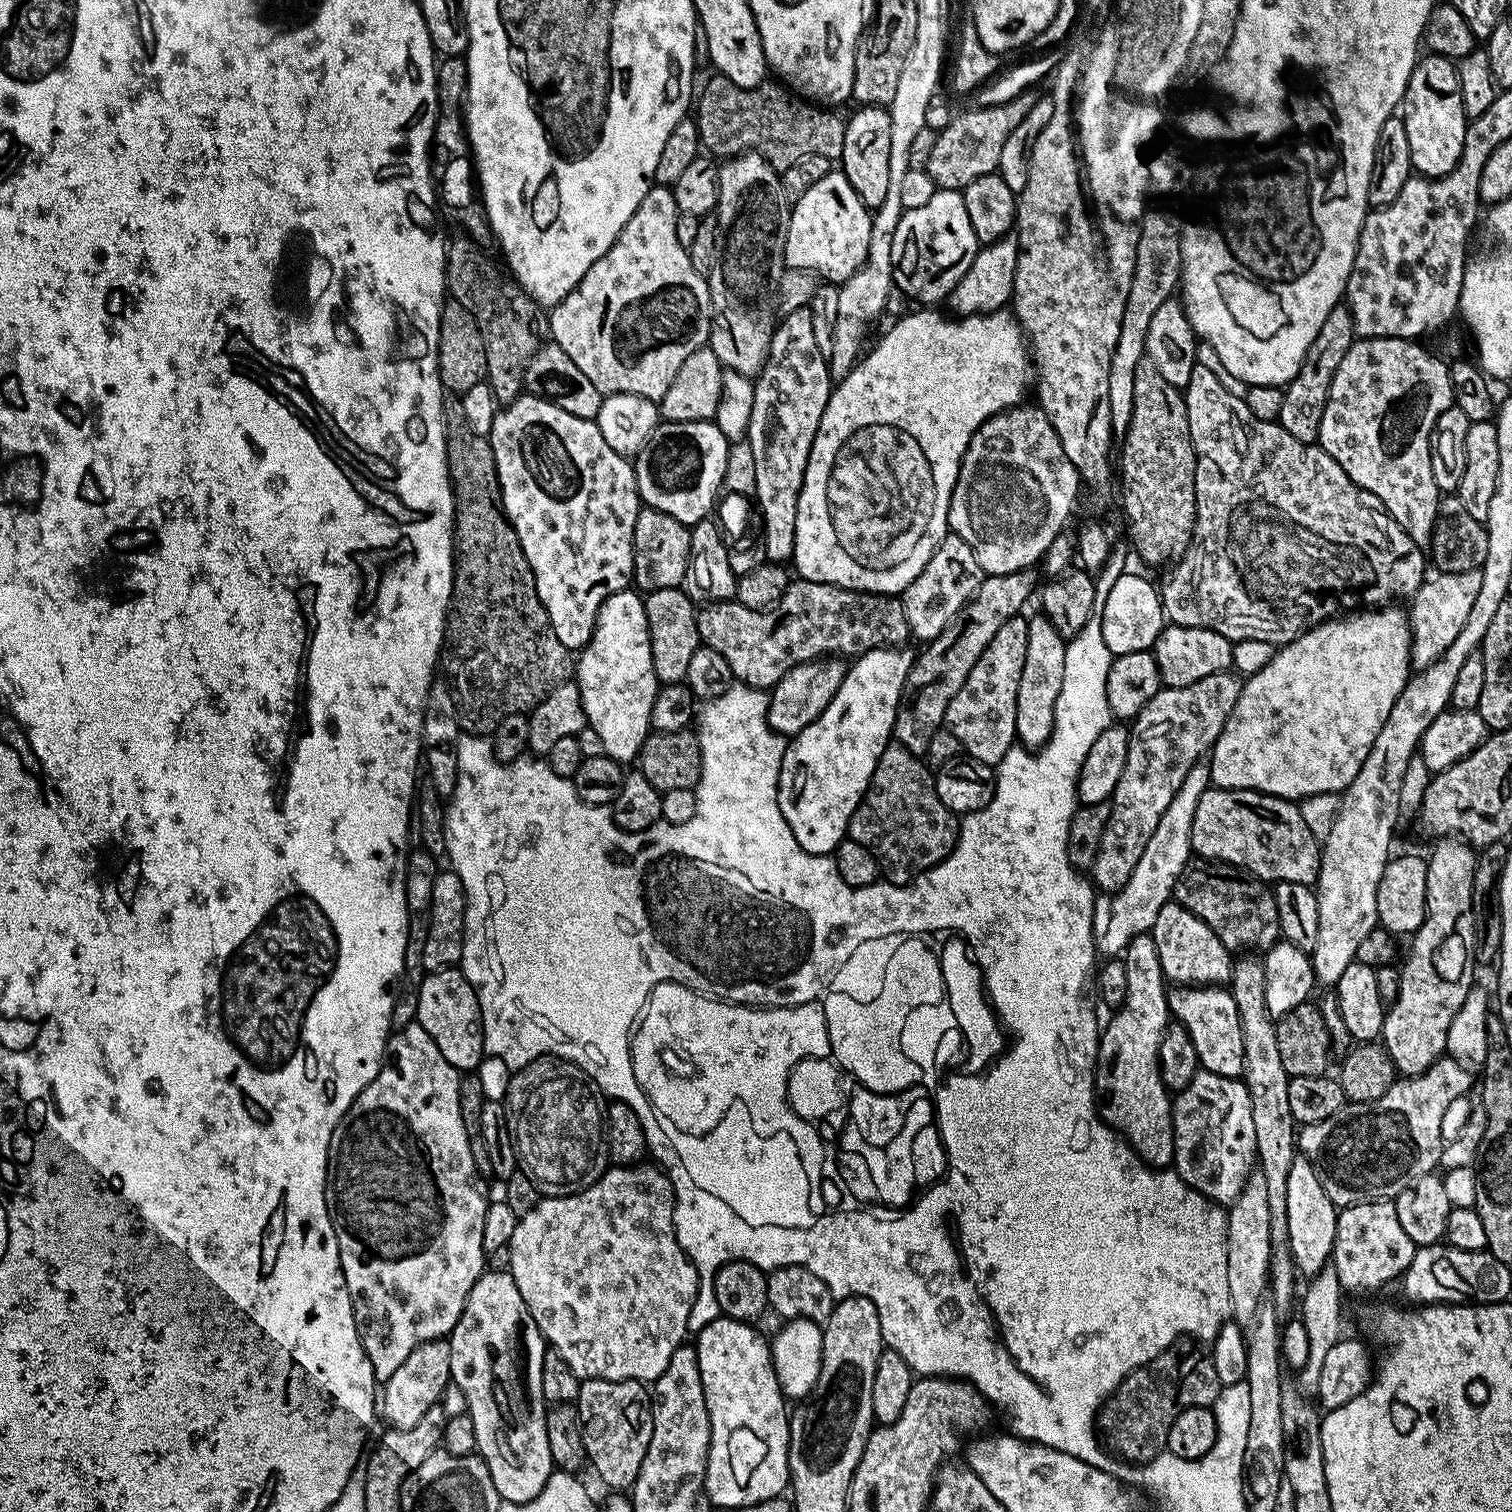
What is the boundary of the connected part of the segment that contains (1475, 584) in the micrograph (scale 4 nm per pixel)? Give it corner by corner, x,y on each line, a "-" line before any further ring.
1479,568
1462,570
1462,574
1442,572
1425,579
1420,589
1410,598
1412,608
1407,609
1408,622
1412,629
1412,651
1410,660
1417,669
1428,668
1448,649
1450,642
1458,638
1466,618
1474,607
1474,598
1478,598
1478,589
1482,587
1482,574

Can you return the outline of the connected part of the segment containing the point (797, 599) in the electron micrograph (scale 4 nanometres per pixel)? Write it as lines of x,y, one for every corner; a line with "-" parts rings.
799,578
789,583
779,602
763,612
750,610
750,606
742,606
735,598
705,603
697,611
696,625
701,645
718,650
739,683
765,690
775,688
777,682
799,664
821,658
855,658
875,648
903,645
907,641
904,639
910,636
903,599
892,594
855,592
853,588
839,588

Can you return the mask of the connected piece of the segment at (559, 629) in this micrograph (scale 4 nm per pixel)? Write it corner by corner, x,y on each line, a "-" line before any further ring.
521,394
511,404
503,405
493,419
493,426
487,438
494,450
494,462
500,483
500,497
504,503
504,514
514,526
518,534
518,542
522,542
526,562
530,562
530,570
536,579
538,598
542,606
546,606
546,614
550,618
550,626
554,626
554,634
558,634
562,646
570,650
583,650
596,629
596,619
602,602
606,602
610,594
625,591
634,580
634,522
638,522
638,514
642,507
636,485
636,469
625,457
610,450
610,445
607,444
606,438
602,438
602,430
598,430
595,420
574,418
574,414
566,414
566,410
554,406
552,401
545,400
542,396

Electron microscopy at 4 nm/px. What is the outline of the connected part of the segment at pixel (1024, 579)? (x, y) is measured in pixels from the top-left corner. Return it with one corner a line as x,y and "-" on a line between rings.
1031,567
1014,574
985,576
972,599
946,626
946,630
923,645
924,653
913,659
912,669
904,683
904,693
900,696
900,708
892,727
895,743
917,754
927,753
930,738
934,738
938,729
944,727
944,715
946,706
950,706
950,698
962,690
962,682
966,682
966,674
974,670
974,662
982,658
982,650
990,646
994,634
998,634
1005,622
1025,611
1024,603
1031,596
1033,599
1038,588
1036,571
1035,567

